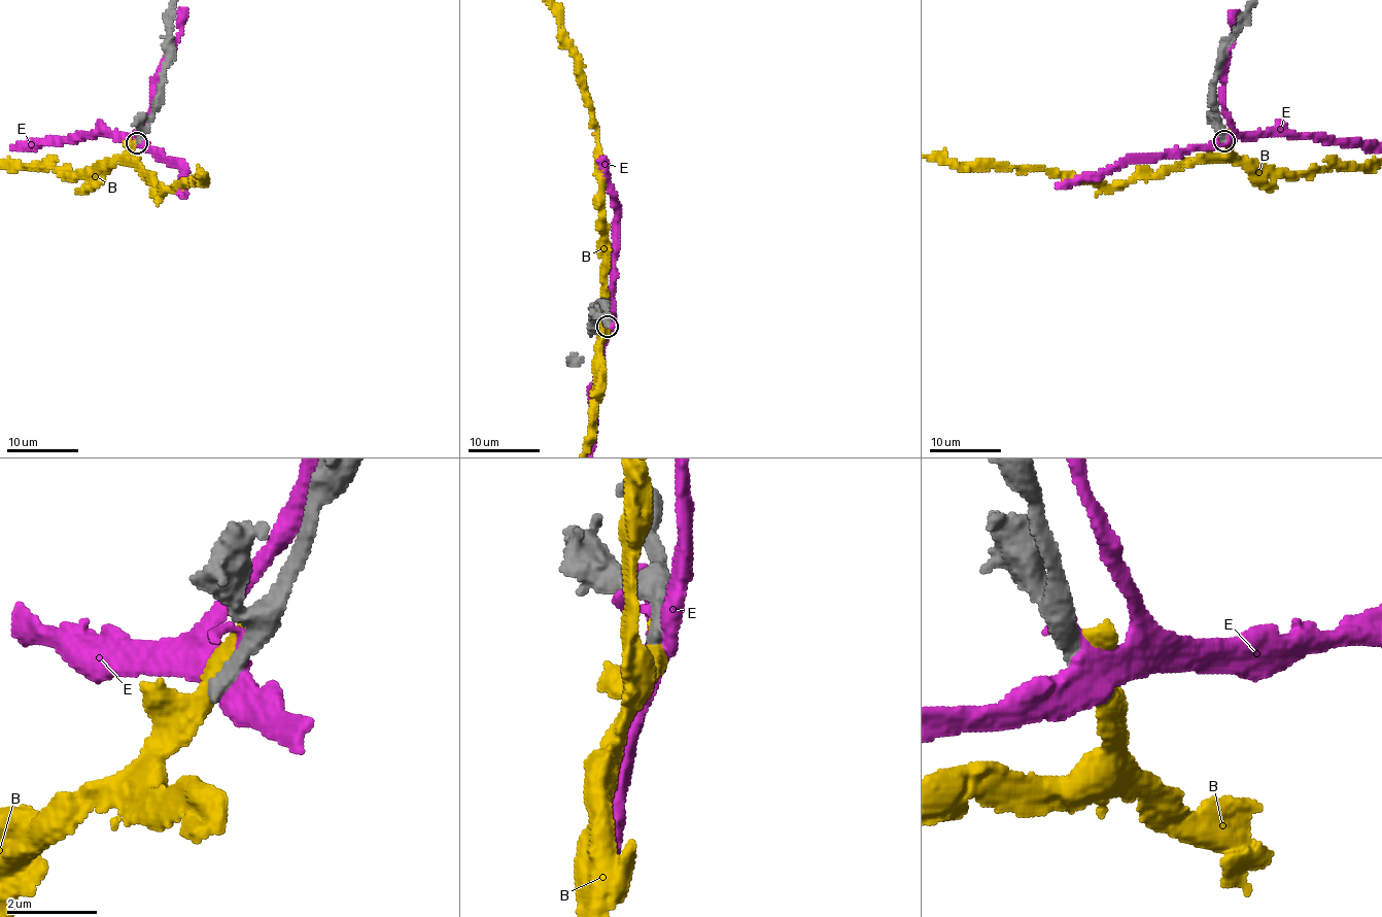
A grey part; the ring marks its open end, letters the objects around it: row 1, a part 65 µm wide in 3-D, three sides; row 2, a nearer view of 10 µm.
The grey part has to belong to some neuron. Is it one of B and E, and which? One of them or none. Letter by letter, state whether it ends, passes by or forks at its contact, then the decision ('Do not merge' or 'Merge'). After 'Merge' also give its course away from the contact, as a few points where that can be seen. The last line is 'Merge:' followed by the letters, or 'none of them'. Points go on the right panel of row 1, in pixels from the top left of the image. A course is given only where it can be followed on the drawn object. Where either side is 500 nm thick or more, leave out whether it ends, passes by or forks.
B: Do not merge
E: It forks there. Do not merge
Merge: none of them

